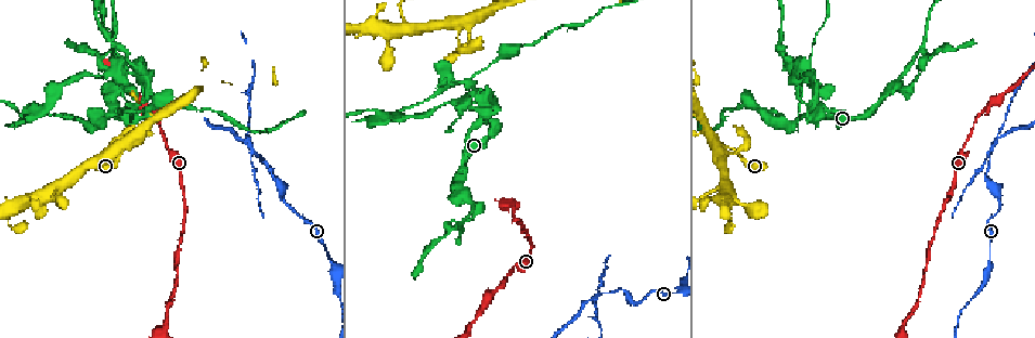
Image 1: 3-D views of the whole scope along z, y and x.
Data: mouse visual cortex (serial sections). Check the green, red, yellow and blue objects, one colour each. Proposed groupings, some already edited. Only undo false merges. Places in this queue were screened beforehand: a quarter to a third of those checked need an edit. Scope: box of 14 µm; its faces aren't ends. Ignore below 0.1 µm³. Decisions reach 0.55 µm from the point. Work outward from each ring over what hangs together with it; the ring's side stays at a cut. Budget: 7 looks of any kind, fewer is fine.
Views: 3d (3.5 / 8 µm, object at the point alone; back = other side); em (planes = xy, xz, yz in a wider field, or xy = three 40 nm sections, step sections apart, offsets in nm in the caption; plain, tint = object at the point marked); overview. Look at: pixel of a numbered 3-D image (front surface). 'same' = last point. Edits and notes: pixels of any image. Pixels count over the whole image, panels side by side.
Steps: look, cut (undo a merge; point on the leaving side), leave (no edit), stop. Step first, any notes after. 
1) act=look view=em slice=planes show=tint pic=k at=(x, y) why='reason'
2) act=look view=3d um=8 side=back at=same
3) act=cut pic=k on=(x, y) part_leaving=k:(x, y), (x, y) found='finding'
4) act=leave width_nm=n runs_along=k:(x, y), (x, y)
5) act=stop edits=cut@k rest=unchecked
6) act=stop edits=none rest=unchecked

act=look view=3d um=8 pic=1 at=(995, 144) why='two arms in line, one across'

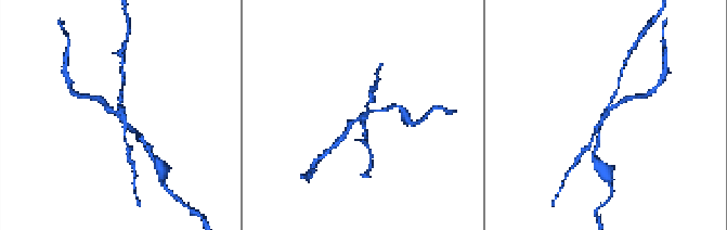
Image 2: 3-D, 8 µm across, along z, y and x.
act=look view=3d um=3.5 side=back pic=2 at=(605, 119) why='closer look'

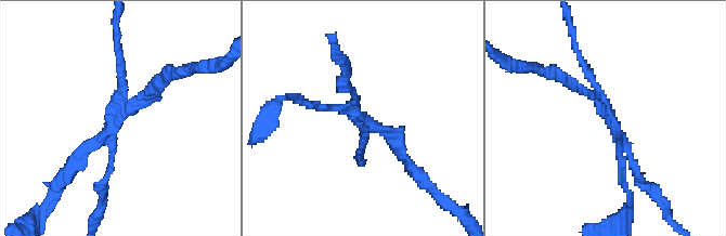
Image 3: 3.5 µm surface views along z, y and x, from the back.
act=look view=em slice=xy step=5 show=tint pic=3 at=(365, 118) why='now the EM'

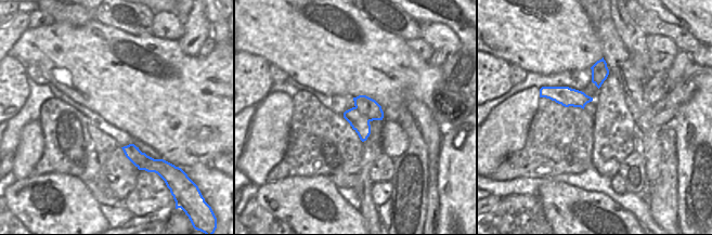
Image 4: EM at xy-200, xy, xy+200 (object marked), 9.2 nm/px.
act=cut pic=3 on=(121, 63) border=4:(354, 107), (371, 120) found='two cells meet here'

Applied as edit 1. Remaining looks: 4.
act=look view=3d um=3.5 pic=1 at=(923, 53) why='four arms meet'

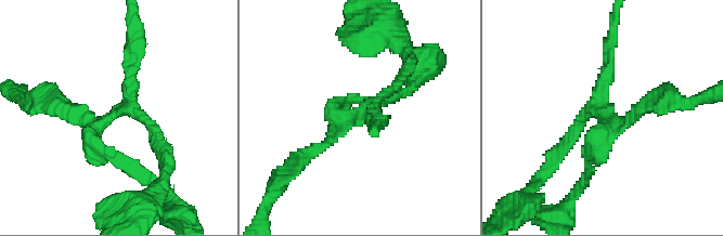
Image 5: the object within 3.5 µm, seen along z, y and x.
act=look view=em slice=xy step=1 show=tint pic=5 at=(603, 111) arms=4 arm_widths_nm=150,150,150,200 why='shape alone is not enough'

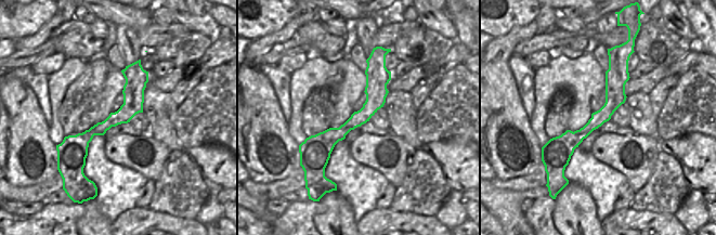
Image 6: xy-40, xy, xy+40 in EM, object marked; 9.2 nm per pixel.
act=look view=em slice=xy step=5 show=tint at=same why='cut it another way'

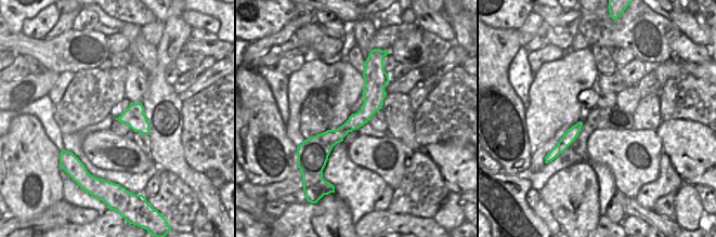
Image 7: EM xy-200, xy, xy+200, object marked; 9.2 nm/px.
act=leave runs_along=7:(369, 64), (372, 104), (322, 150), (322, 163) found='one cell here'

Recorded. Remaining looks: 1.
act=stop edits=cut@3 rest=unchecked

